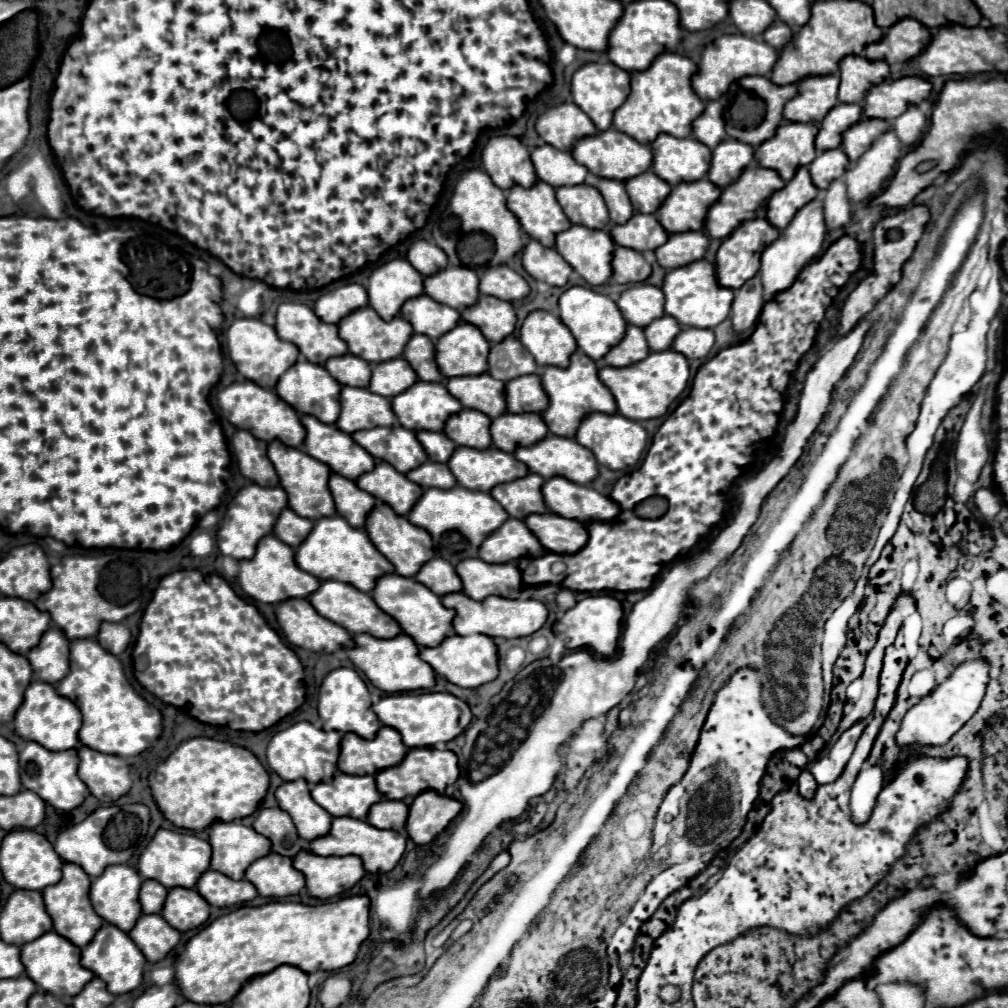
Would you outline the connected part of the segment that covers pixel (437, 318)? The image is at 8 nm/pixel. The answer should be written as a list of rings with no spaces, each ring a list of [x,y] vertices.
[[[426,294],[408,300],[402,306],[402,316],[412,324],[416,334],[430,336],[432,340],[450,332],[462,318],[458,310],[444,306]]]

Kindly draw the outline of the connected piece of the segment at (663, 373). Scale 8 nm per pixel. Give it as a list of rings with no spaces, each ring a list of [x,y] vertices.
[[[676,350],[650,352],[650,356],[642,362],[636,362],[628,368],[612,368],[604,366],[600,370],[600,380],[610,388],[618,412],[630,420],[650,420],[666,414],[668,406],[684,392],[690,378],[690,366],[686,356],[680,356]]]

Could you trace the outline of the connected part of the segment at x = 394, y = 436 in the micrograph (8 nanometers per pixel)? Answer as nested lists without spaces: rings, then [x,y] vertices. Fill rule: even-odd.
[[[400,424],[390,428],[370,428],[354,432],[352,438],[368,450],[374,458],[392,464],[398,472],[410,472],[428,460],[424,446],[418,442],[416,432]]]

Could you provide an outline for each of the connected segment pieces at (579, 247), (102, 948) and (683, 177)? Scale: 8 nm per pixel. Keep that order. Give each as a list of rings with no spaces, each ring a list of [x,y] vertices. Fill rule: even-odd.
[[[570,226],[556,236],[556,250],[590,286],[610,280],[616,242],[606,230]]]
[[[104,924],[100,928],[100,932],[96,932],[92,942],[82,948],[82,964],[84,964],[84,968],[88,968],[96,976],[100,976],[108,984],[108,990],[112,994],[126,994],[140,986],[146,958],[126,932],[122,932],[120,928],[116,928],[112,924]]]
[[[660,134],[654,144],[652,170],[670,186],[682,182],[696,182],[708,174],[712,150],[692,138],[674,138]]]

